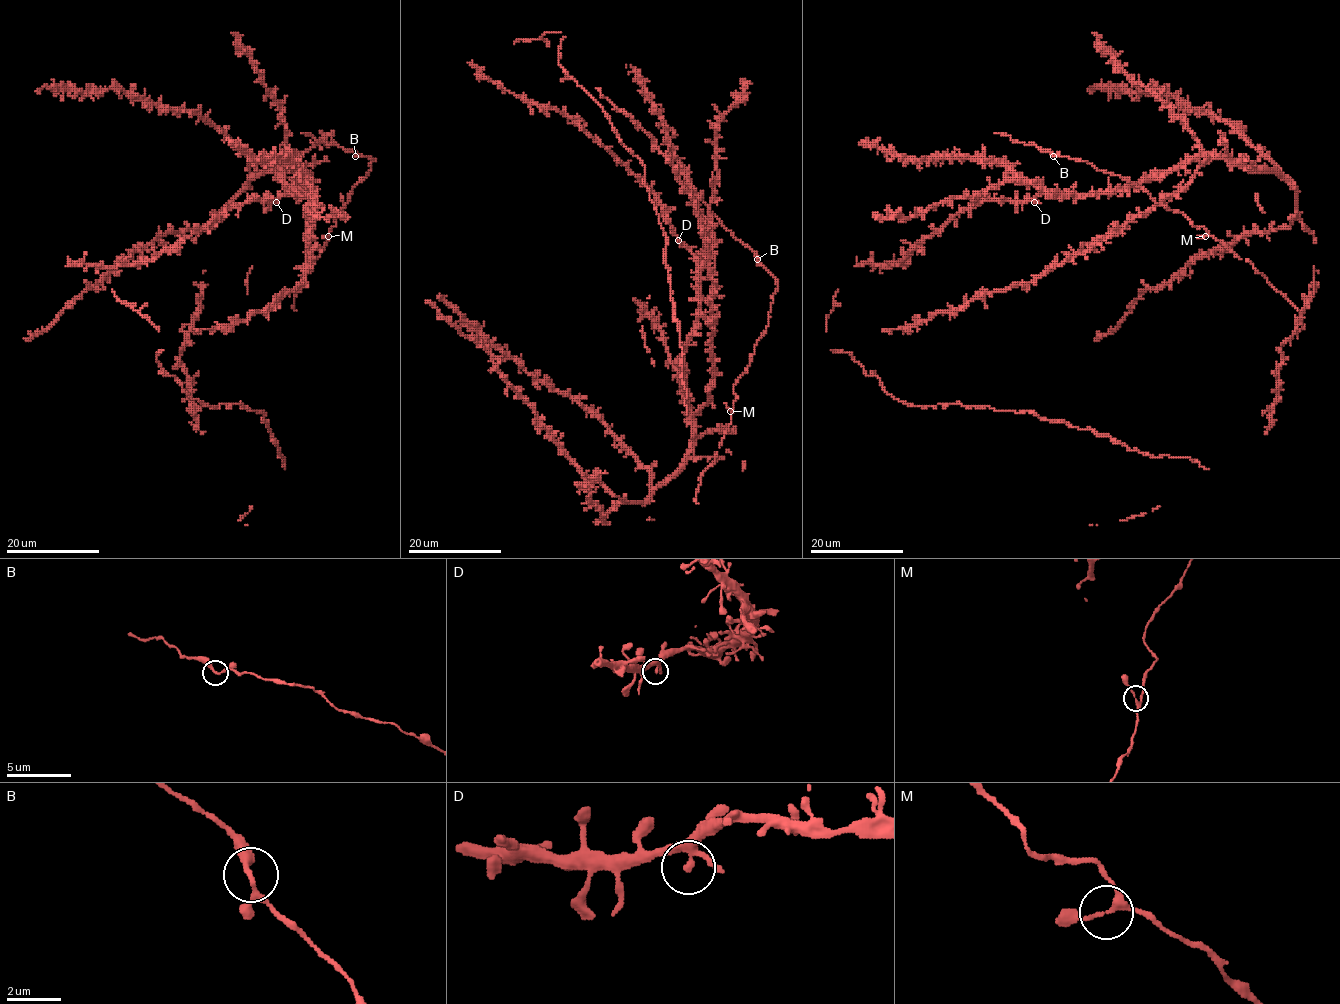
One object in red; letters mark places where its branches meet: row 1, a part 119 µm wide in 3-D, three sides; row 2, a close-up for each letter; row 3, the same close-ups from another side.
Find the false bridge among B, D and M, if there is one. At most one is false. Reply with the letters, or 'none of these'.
none of these

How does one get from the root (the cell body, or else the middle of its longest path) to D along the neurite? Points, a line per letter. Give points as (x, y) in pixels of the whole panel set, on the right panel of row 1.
D: (1082, 253), (1150, 212), (1165, 197), (1175, 195), (1207, 157), (1181, 162), (1122, 188), (1040, 194), (1034, 202)

